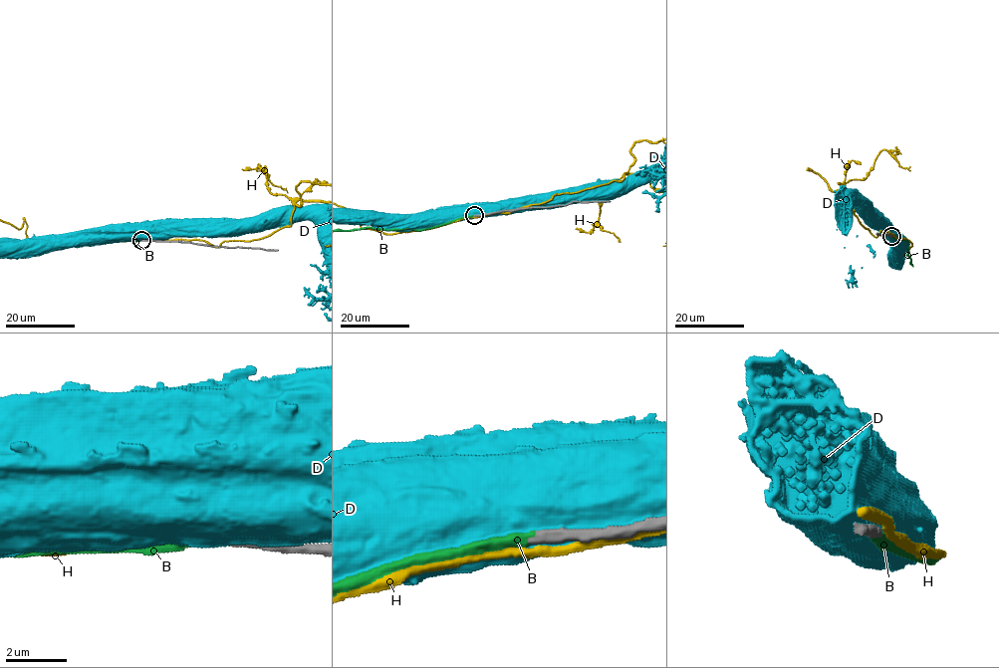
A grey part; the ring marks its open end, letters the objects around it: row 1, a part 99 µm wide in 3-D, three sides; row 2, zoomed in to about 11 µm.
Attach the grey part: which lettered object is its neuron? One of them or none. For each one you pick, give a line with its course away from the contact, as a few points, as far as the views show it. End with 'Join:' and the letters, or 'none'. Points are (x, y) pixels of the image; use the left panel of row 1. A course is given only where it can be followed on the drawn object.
B: it runs (142, 240), (93, 240), (67, 246), (22, 249)
Join: B

